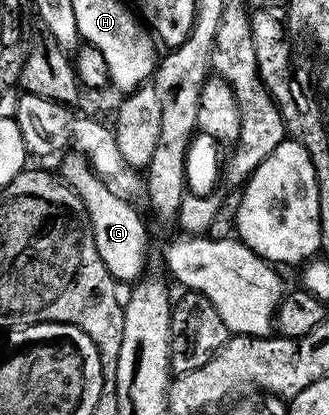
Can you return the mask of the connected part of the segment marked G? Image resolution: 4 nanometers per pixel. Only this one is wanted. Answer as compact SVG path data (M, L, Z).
M71 150L71 153L65 155L59 172L68 187L84 203L99 258L103 259L104 265L109 268L109 273L121 282L136 281L144 273L147 232L136 210L128 203L130 201L100 176L80 151Z

